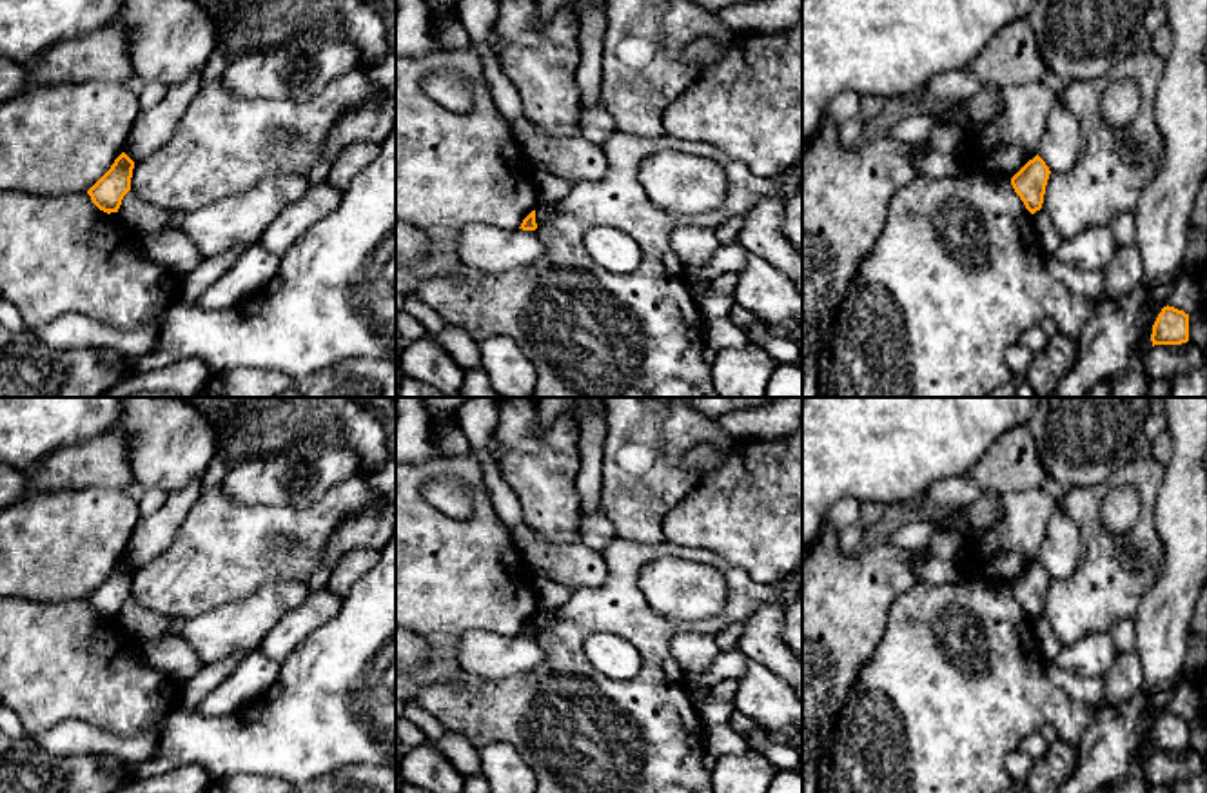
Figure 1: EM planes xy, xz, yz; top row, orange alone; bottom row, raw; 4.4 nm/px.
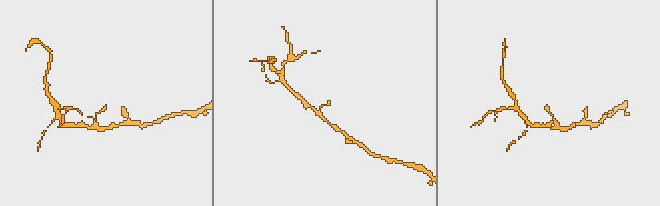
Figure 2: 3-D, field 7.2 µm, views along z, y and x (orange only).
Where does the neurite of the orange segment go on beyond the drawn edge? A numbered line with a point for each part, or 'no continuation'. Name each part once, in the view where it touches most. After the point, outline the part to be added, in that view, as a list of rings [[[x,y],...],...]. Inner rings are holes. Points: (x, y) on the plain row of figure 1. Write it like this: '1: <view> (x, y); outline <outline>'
no continuation

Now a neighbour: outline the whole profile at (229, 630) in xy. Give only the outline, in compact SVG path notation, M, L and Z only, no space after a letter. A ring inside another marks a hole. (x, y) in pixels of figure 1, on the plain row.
M303 581L269 583L243 601L187 617L180 626L129 597L118 621L140 642L151 642L174 630L196 651L201 664L209 666L260 650L267 633L307 595Z

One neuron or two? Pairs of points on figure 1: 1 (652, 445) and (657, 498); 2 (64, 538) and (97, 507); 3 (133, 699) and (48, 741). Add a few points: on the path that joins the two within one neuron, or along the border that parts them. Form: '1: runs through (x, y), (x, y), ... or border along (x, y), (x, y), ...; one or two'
1: runs through (652, 458), (652, 485); one
2: runs through (71, 532), (89, 514); one
3: border along (44, 728), (64, 721), (86, 721), (126, 737); two

